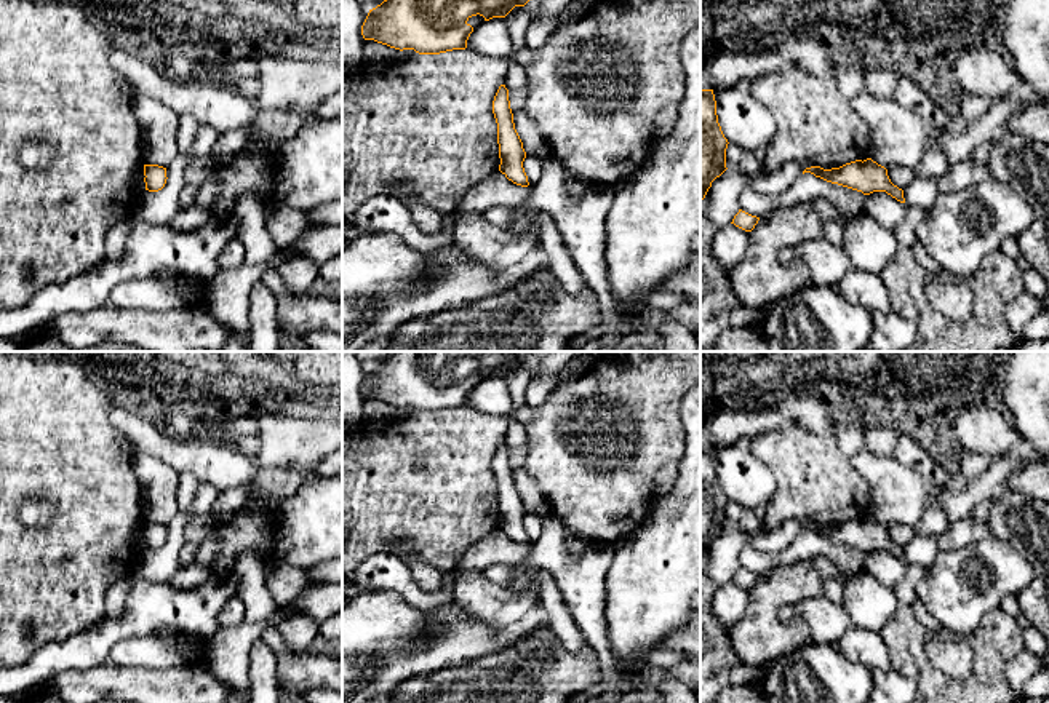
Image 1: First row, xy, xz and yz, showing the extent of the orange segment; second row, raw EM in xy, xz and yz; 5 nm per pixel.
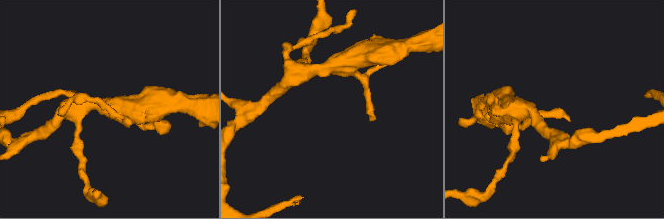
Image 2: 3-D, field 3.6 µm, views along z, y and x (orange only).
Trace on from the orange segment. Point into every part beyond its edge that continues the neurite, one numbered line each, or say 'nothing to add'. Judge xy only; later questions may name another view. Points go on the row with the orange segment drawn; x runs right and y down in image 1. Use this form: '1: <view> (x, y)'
nothing to add

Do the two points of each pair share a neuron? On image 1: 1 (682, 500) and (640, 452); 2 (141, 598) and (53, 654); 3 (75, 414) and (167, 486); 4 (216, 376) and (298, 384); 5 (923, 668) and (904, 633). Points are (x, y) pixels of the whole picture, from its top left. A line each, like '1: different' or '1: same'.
1: different
2: same
3: different
4: same
5: same

